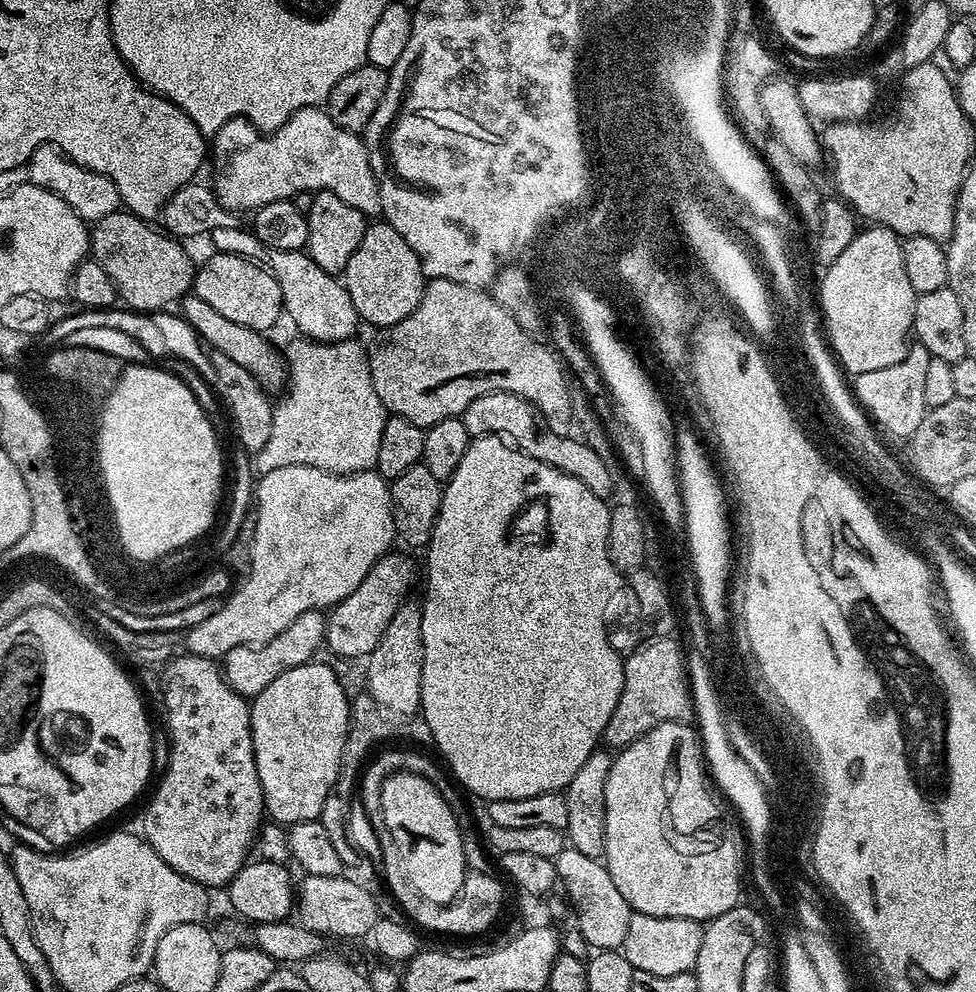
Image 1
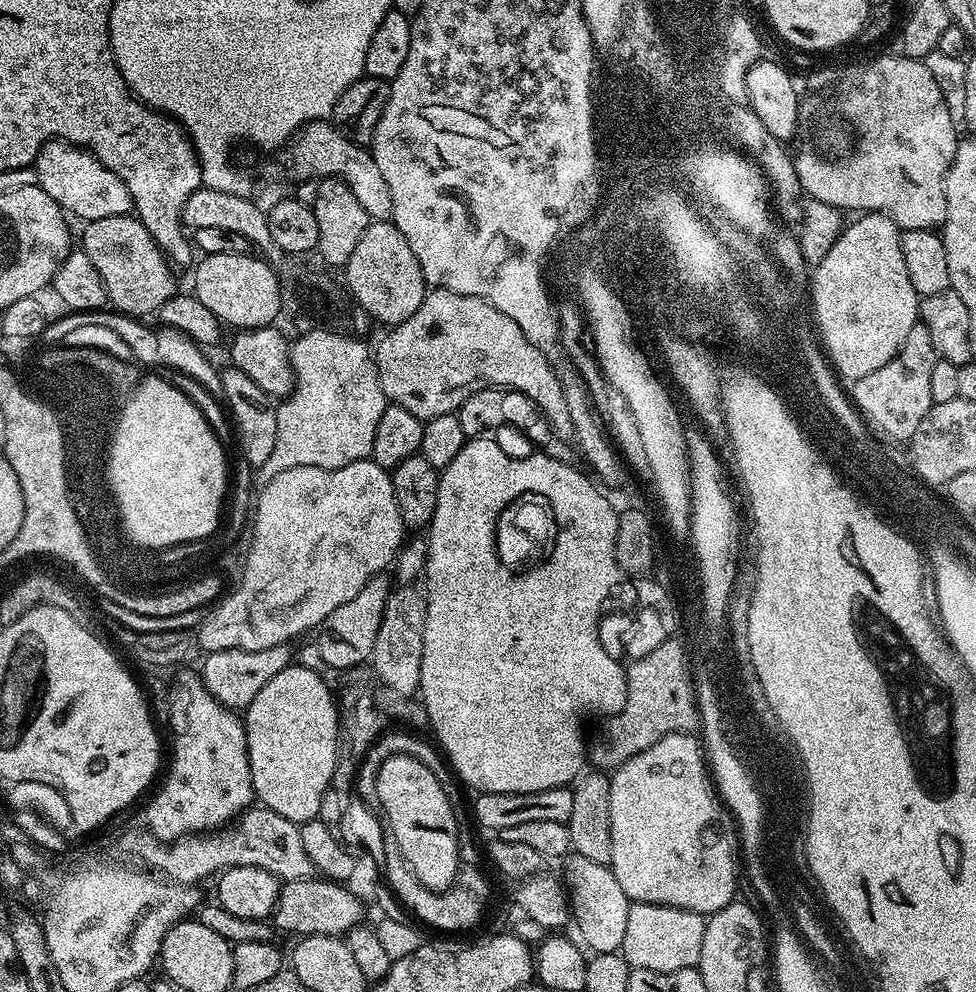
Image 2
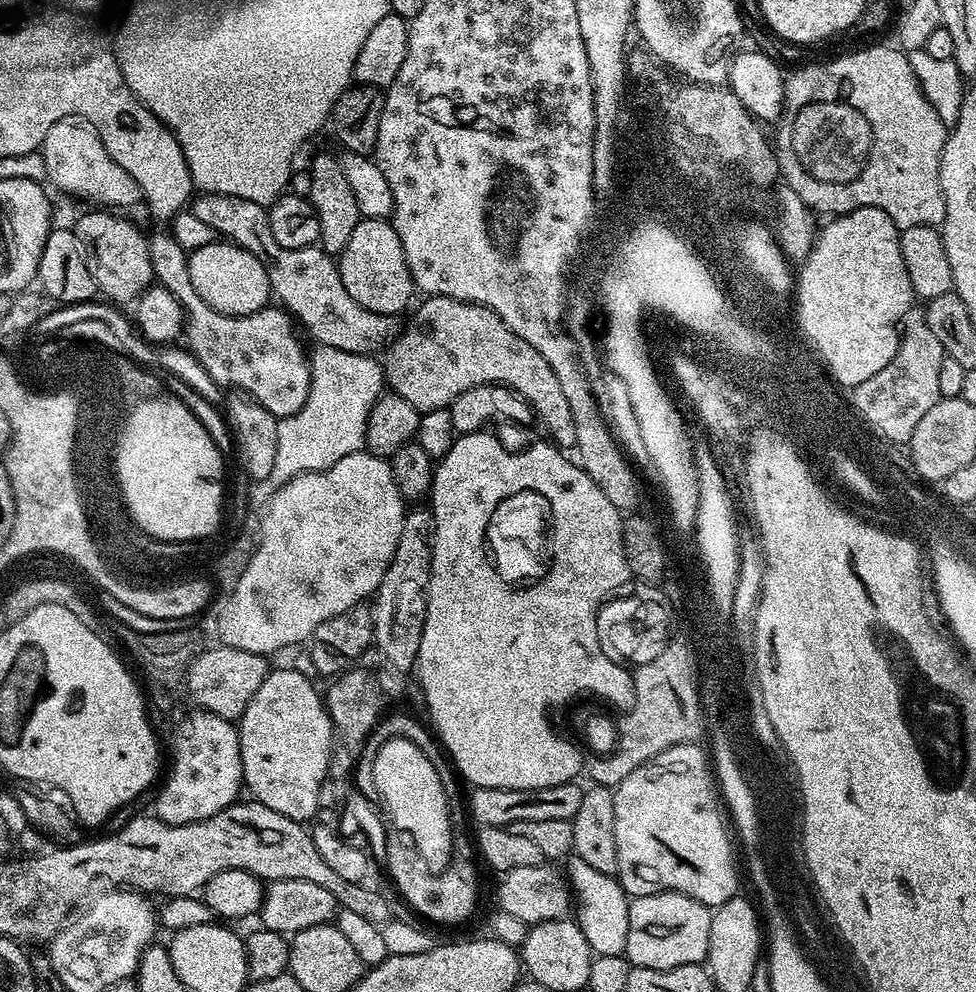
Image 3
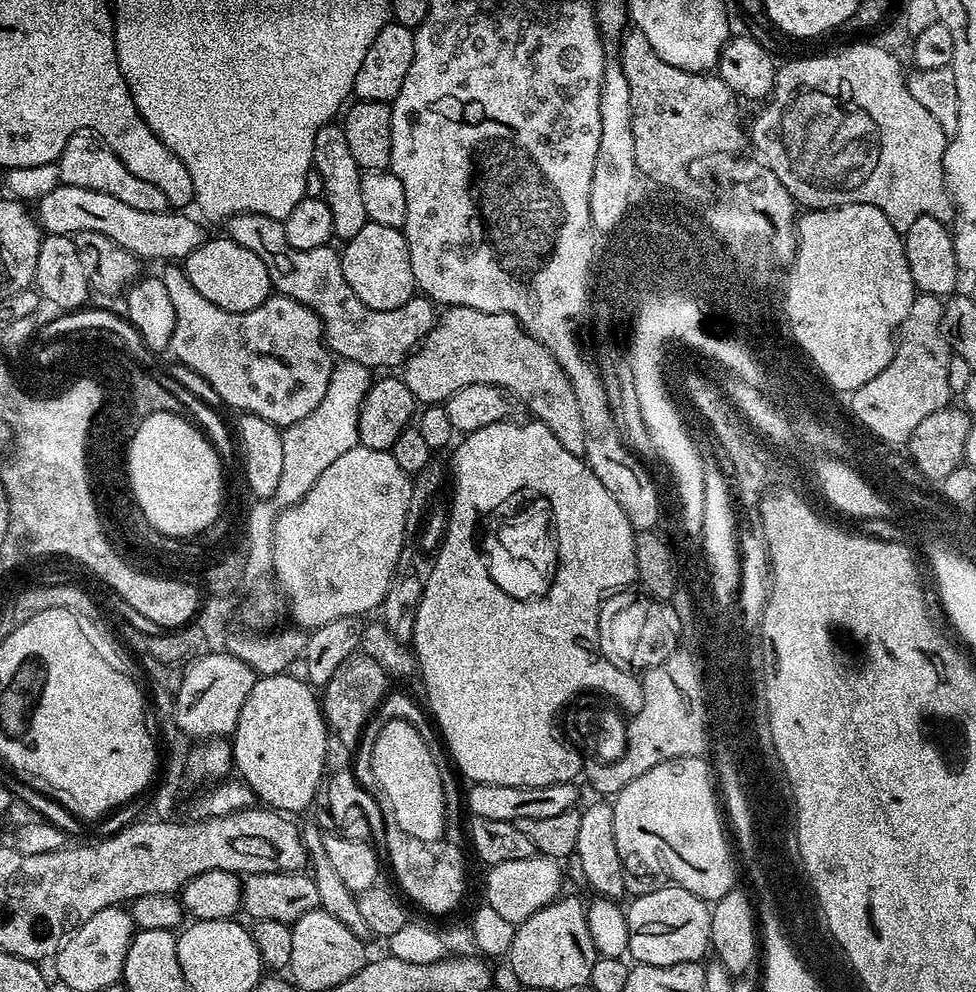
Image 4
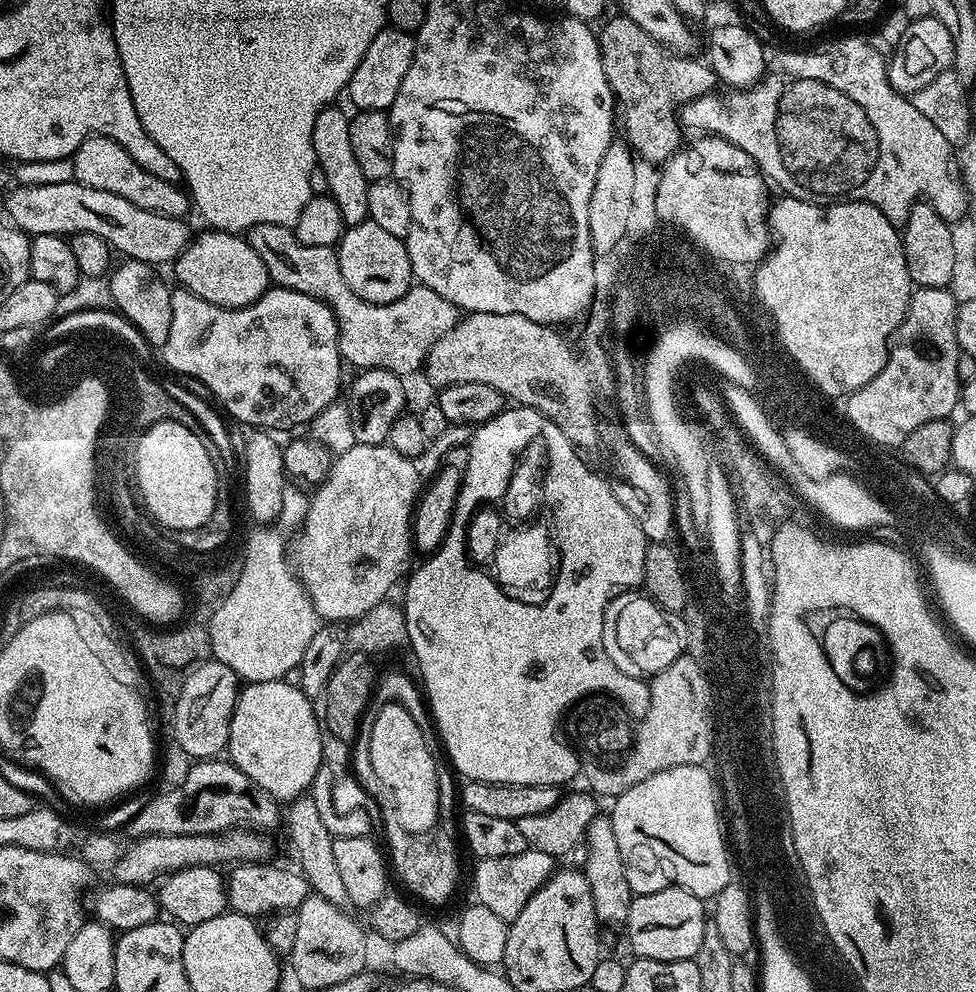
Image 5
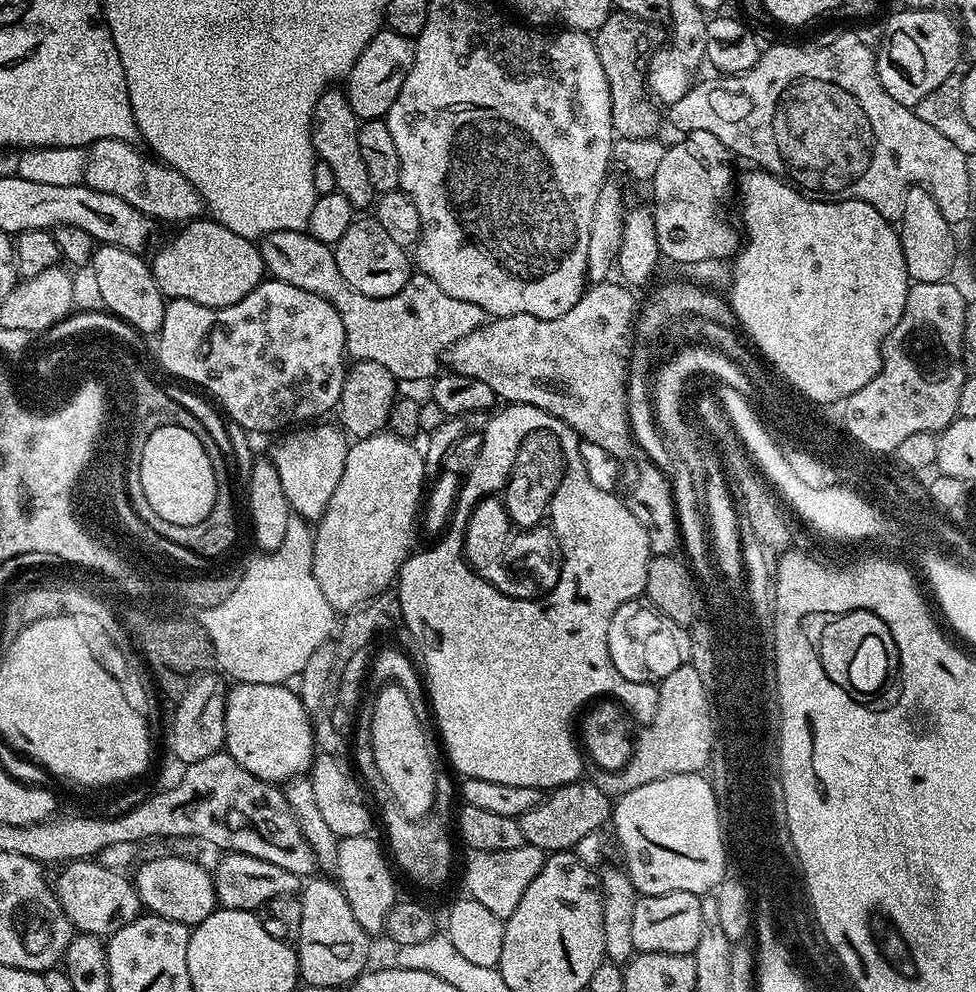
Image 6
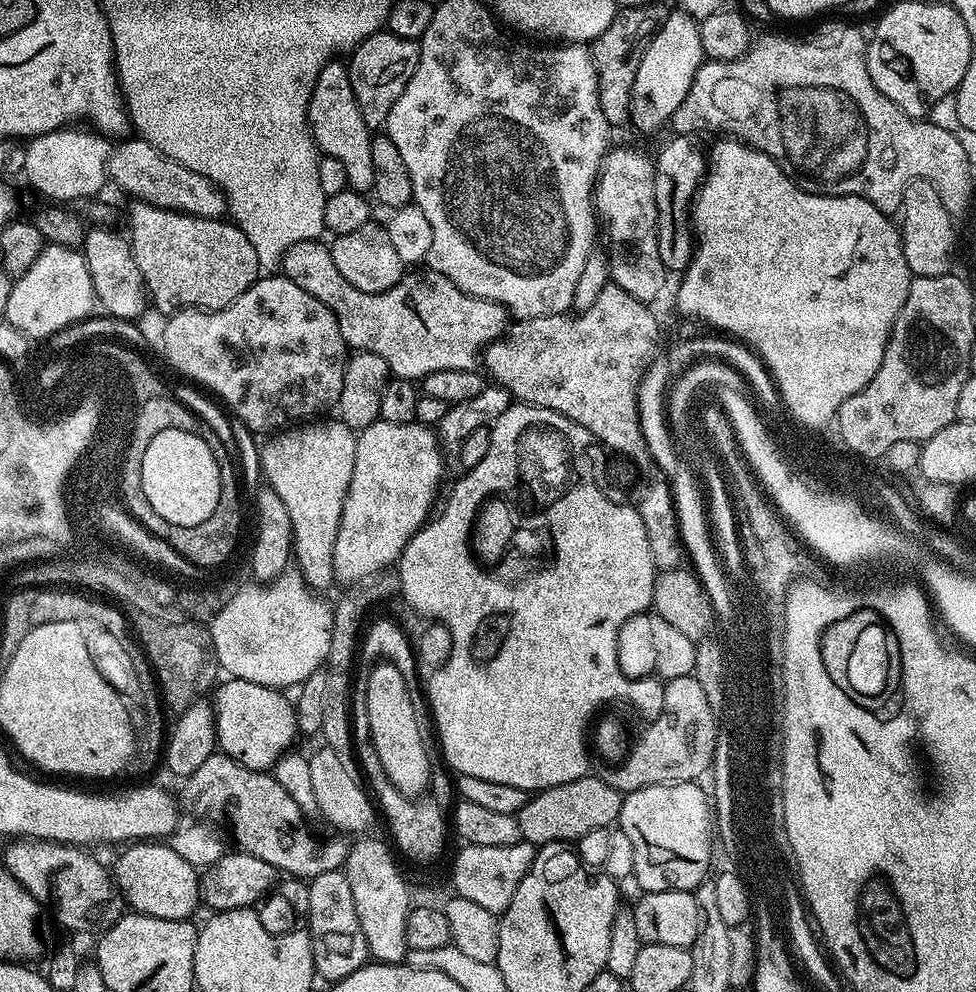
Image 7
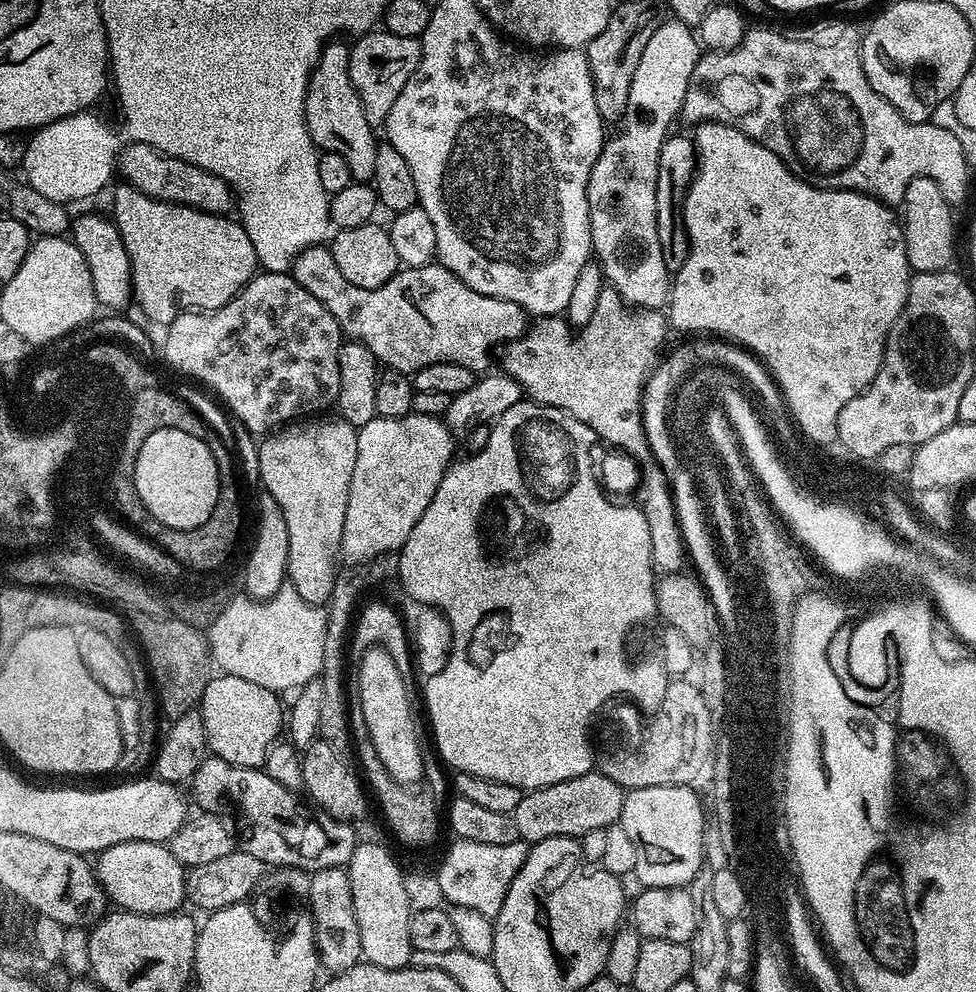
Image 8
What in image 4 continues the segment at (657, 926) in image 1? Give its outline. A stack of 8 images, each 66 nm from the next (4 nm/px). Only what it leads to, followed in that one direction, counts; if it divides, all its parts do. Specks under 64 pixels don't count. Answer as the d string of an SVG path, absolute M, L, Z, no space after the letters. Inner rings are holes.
M657 886L652 889L651 892L642 892L635 897L636 900L632 905L626 908L626 915L628 921L628 951L627 955L631 957L637 964L649 964L650 966L674 966L675 964L681 964L682 962L700 962L705 959L704 955L709 955L710 945L712 943L712 935L710 934L710 922L712 921L712 910L709 901L704 900L701 896L695 896L690 894L690 890L685 888L677 888L675 886Z

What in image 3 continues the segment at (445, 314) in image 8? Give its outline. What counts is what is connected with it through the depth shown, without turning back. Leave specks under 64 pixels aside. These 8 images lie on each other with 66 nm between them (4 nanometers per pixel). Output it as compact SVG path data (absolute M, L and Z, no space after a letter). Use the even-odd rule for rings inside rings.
M200 194L191 201L190 211L198 218L198 222L206 222L206 226L213 228L217 237L237 244L239 248L244 248L250 254L254 254L254 258L258 258L258 262L262 262L272 287L272 296L281 300L277 301L292 313L293 317L302 325L305 333L308 331L316 339L317 345L334 346L334 350L346 350L350 354L376 356L383 353L388 345L396 339L398 335L397 317L379 316L366 310L366 306L358 306L358 302L354 302L354 298L350 298L346 286L342 286L339 263L325 252L323 247L313 246L290 250L286 246L278 246L278 241L274 238L274 233L270 228L268 208L265 205L258 202L246 202L244 198L234 198L233 196Z

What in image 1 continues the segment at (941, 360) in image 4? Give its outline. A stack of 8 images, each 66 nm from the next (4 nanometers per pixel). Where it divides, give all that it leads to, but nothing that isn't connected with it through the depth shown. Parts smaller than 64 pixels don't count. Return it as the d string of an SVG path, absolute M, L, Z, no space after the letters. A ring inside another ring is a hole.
M919 342L909 347L907 354L894 366L886 366L886 370L870 370L866 374L854 377L854 396L860 402L861 409L869 412L892 436L911 438L914 430L918 430L918 422L922 422L928 411L925 383L926 370L933 357Z

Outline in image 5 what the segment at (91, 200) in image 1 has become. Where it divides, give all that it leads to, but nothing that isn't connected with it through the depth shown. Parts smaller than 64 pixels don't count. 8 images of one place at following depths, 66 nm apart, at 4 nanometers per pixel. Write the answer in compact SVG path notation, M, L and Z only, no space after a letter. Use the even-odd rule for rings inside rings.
M88 136L77 146L70 159L73 177L82 186L94 186L94 190L118 194L118 198L126 198L126 202L134 202L134 206L142 206L142 210L150 210L166 218L184 218L188 208L190 212L189 193L180 184L171 184L166 182L166 178L158 178L142 170L142 166L138 166L138 162L134 162L134 158L130 158L130 154L126 154L126 150L110 138Z

